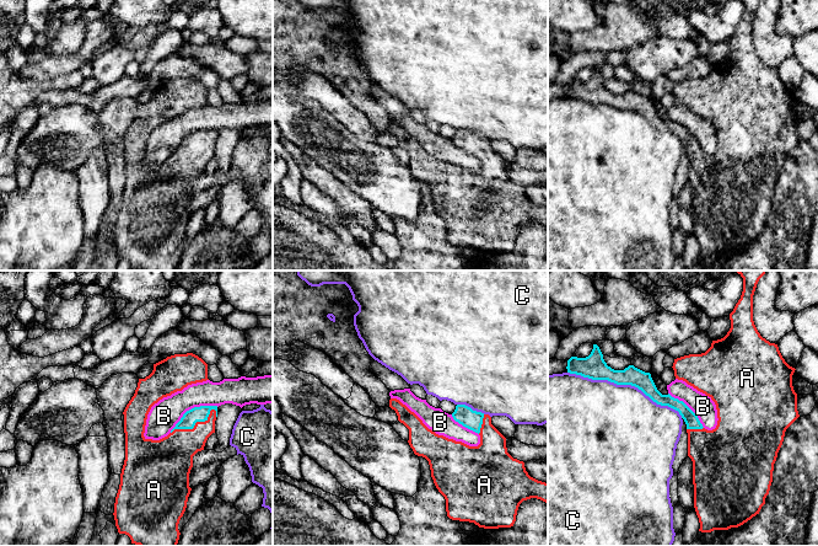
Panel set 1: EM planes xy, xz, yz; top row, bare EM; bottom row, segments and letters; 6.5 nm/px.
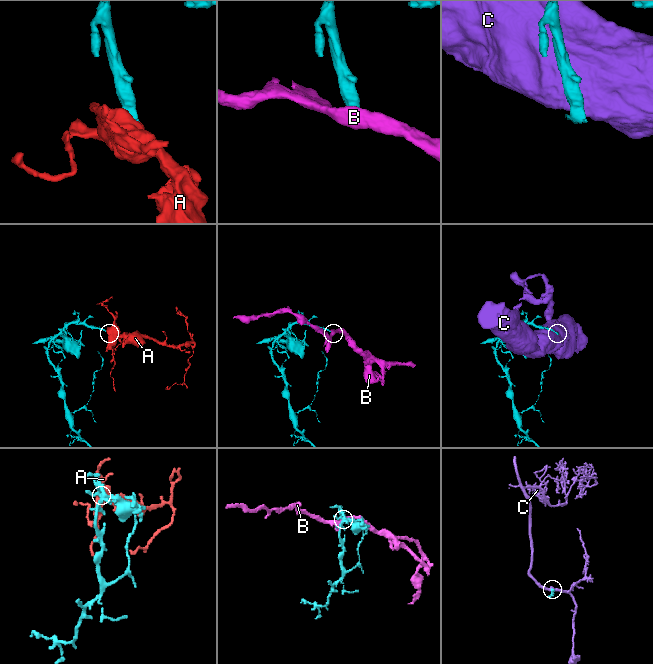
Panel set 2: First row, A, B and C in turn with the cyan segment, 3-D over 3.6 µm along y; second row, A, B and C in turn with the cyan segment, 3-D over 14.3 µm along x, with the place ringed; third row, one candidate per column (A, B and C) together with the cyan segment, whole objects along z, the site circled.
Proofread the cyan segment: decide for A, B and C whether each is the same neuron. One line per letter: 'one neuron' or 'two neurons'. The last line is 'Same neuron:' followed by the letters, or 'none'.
A: one neuron
B: two neurons
C: two neurons
Same neuron: A

